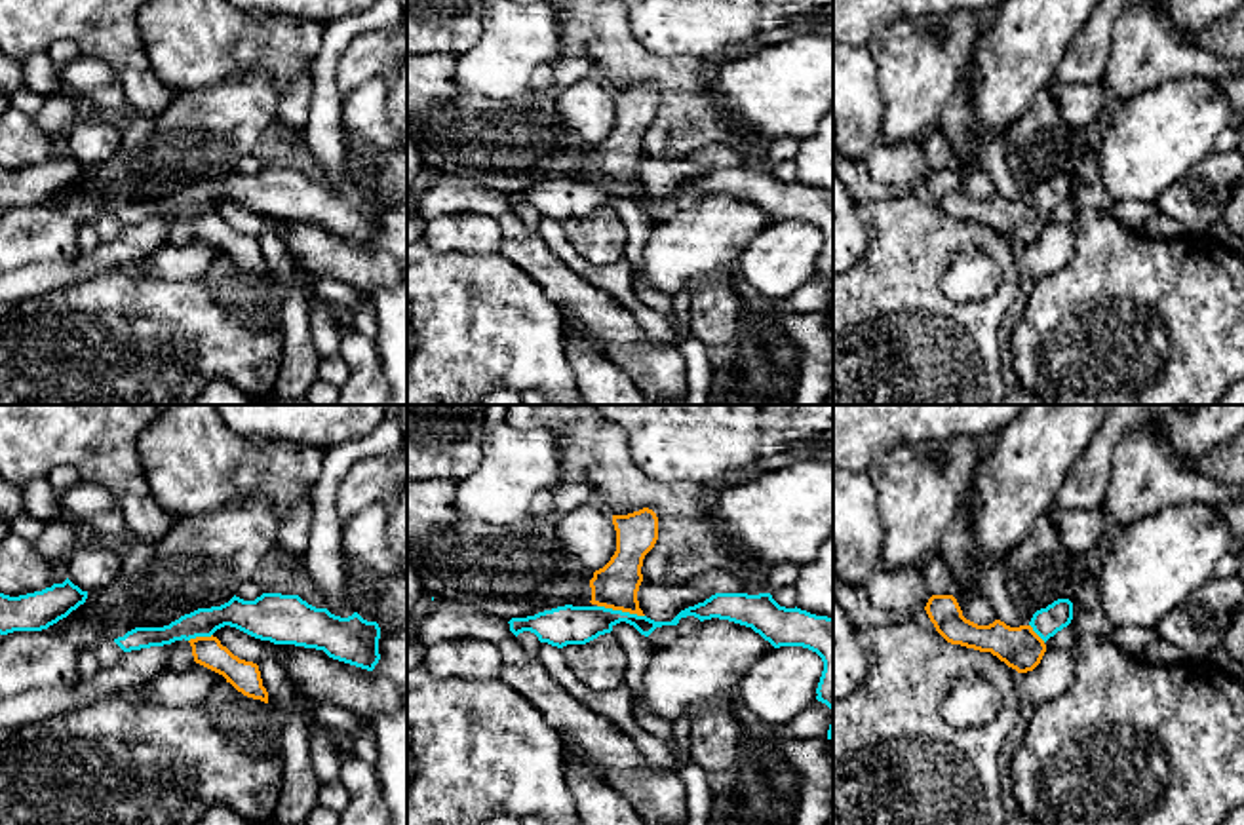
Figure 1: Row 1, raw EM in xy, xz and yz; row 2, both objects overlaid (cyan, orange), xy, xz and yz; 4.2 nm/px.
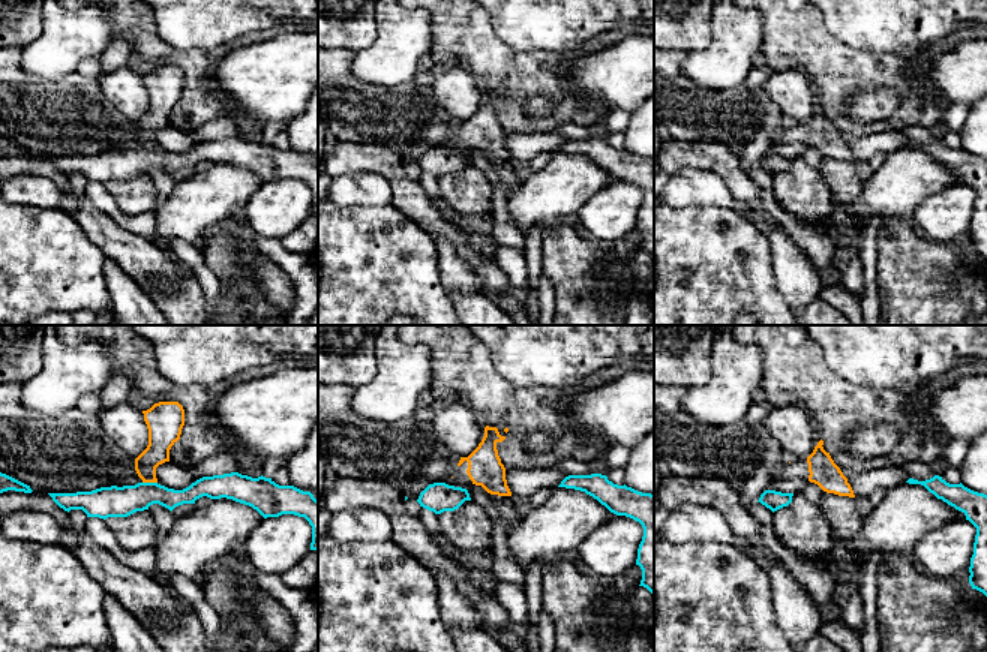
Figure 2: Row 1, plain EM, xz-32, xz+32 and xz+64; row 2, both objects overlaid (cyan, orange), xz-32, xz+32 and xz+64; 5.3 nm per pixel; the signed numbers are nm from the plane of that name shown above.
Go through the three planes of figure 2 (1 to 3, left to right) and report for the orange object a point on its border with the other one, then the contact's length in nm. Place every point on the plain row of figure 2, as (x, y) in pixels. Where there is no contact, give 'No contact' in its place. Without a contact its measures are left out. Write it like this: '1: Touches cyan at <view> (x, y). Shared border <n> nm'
1: Touches cyan at xz-32 (150, 147). Shared border 80 nm
2: No contact
3: No contact

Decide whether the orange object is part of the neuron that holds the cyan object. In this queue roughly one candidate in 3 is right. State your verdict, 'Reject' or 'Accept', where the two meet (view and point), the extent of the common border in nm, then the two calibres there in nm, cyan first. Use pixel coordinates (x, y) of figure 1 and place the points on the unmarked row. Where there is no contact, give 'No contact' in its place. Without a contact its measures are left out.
Reject. Touches cyan at xz (621, 185). Shared border 200 nm. Thickness 160 nm (cyan) against 190 nm

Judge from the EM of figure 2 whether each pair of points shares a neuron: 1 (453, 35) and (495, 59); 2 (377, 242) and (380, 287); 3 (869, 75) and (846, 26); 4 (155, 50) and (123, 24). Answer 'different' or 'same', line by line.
1: same
2: same
3: different
4: same

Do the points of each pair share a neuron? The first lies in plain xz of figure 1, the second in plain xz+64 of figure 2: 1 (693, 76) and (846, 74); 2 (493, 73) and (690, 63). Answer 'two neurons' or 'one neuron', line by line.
1: one neuron
2: one neuron

